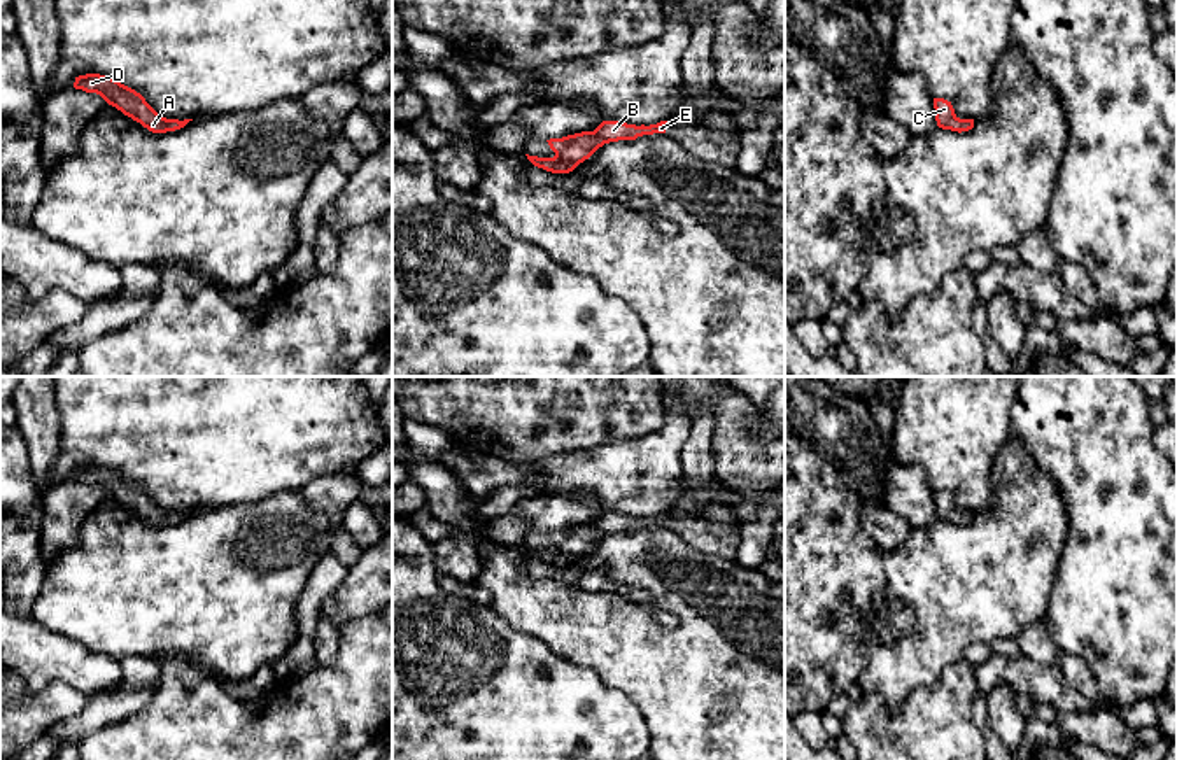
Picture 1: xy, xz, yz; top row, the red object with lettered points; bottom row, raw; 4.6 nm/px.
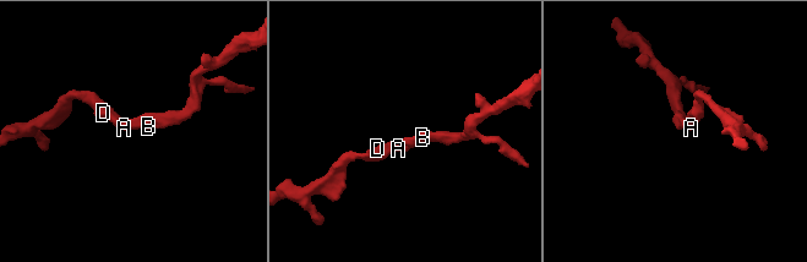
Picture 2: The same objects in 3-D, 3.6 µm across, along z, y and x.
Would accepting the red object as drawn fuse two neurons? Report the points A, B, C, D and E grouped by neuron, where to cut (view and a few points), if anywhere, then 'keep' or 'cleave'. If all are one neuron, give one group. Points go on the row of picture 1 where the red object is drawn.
groups A B C D E; cut none; keep

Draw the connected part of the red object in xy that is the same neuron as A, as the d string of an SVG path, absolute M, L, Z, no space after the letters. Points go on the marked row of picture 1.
M100 74L79 75L75 77L74 88L82 89L86 93L100 95L109 105L116 107L124 116L140 123L152 133L175 131L184 128L189 121L193 121L193 119L184 121L166 119L159 116L140 93L109 75Z

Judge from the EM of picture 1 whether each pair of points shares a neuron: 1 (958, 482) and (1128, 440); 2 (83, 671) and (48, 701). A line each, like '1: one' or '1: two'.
1: two
2: two

